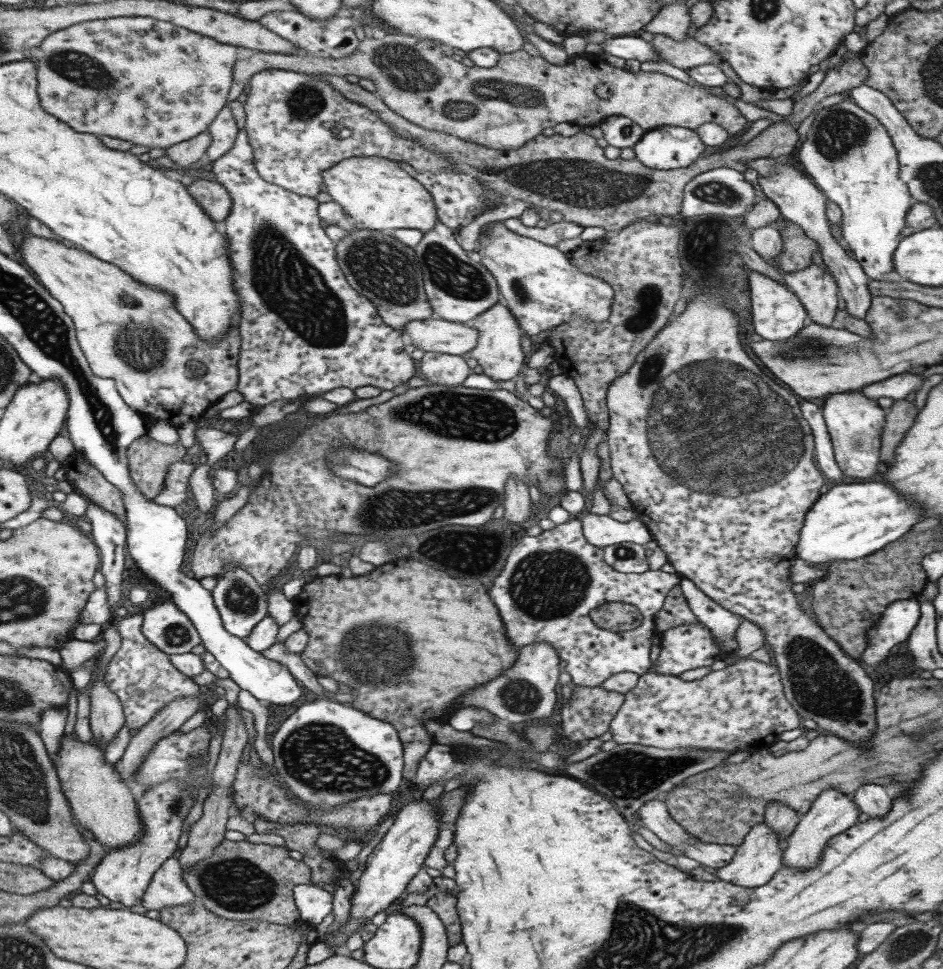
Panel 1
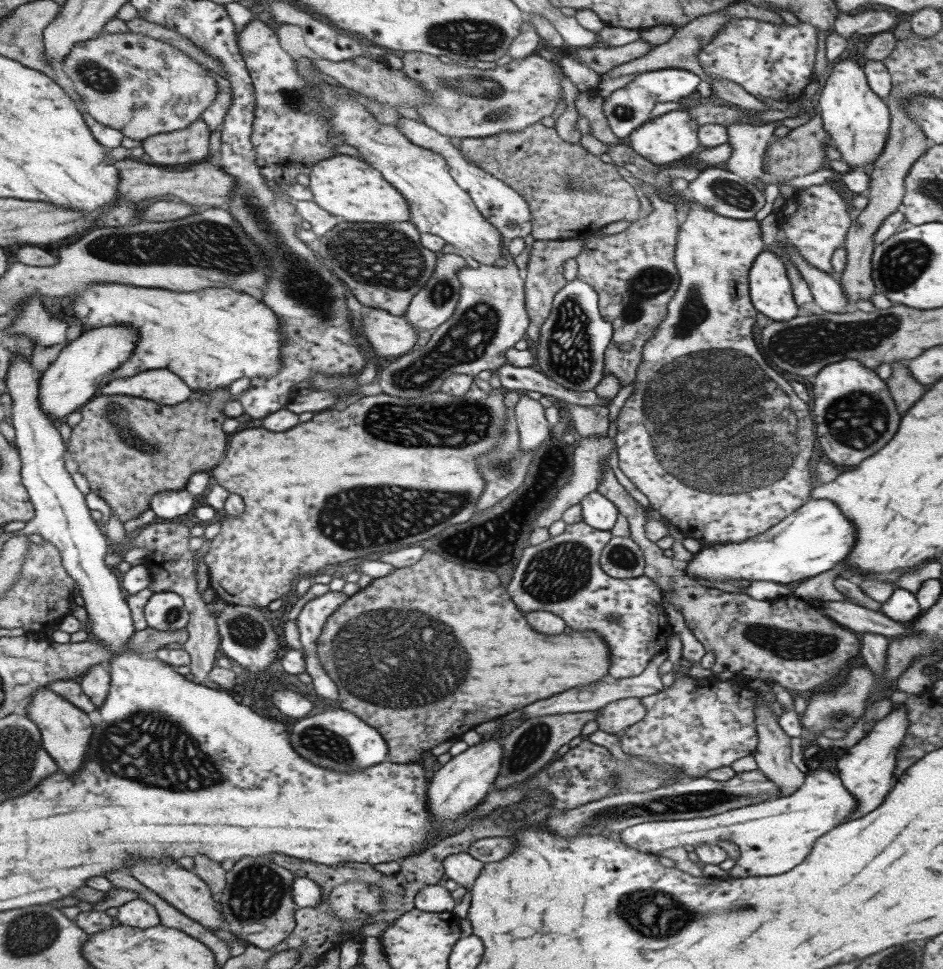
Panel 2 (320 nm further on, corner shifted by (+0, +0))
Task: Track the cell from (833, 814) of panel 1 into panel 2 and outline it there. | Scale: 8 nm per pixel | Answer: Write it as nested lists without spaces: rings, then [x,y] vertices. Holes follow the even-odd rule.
[[[906,708],[896,709],[881,718],[869,729],[870,733],[859,739],[852,747],[840,752],[836,758],[835,773],[840,778],[841,786],[852,794],[856,802],[856,809],[844,818],[844,822],[861,818],[864,814],[875,810],[889,793],[889,782],[894,777],[895,755],[909,725],[905,714]]]

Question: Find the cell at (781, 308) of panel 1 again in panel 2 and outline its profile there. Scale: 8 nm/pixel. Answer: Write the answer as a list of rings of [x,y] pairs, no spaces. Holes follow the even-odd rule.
[[[767,250],[759,253],[748,270],[750,304],[756,313],[770,322],[789,322],[797,314],[797,305],[782,260]]]

